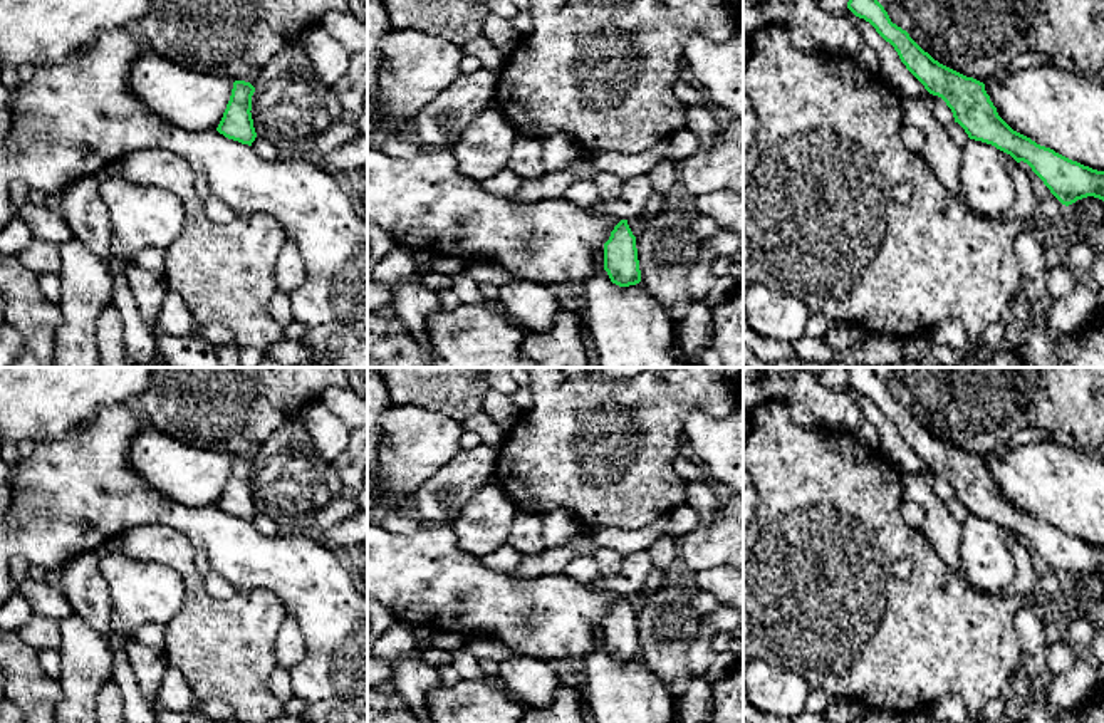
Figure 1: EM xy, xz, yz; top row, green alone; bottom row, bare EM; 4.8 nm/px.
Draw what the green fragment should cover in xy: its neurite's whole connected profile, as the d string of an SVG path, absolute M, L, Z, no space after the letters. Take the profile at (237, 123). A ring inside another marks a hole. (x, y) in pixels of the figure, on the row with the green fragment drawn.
M235 81L230 101L216 127L220 134L242 144L252 146L257 138L252 119L252 96L255 87L245 81Z

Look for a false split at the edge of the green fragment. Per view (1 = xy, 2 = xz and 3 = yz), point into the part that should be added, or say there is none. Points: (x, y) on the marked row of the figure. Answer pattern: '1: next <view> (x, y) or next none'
1: next none
2: next none
3: next none

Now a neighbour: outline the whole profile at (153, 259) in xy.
M146 247L141 248L134 257L133 262L154 273L154 275L163 275L166 268L166 248L163 247Z

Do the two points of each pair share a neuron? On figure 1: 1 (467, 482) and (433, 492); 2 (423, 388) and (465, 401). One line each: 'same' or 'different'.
1: same
2: same

